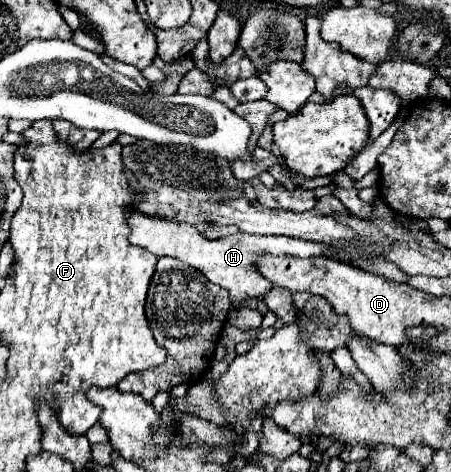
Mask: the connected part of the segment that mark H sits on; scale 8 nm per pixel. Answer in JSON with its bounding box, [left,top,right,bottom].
[126,207,338,309]

